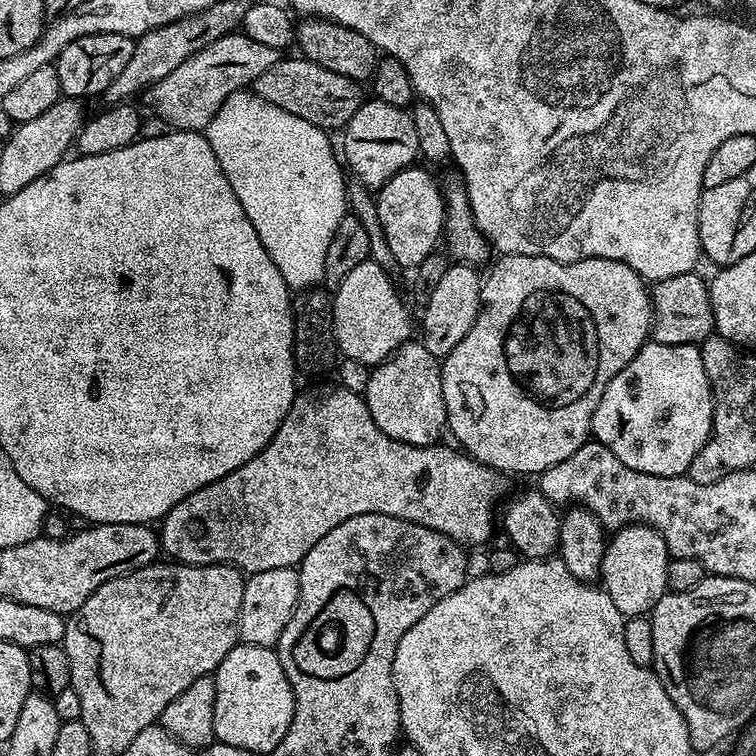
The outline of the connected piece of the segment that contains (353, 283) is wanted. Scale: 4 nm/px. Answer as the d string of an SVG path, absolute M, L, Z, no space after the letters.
M370 259L363 260L361 264L354 266L354 270L350 270L350 274L346 274L340 287L335 289L332 302L332 329L336 335L336 346L341 357L375 366L384 360L389 360L398 349L413 339L412 316L408 313L408 308L404 305L396 285L397 281Z

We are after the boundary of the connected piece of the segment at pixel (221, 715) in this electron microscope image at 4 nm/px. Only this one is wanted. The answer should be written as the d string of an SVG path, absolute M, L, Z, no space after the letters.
M237 643L214 673L214 734L222 744L238 746L253 754L270 754L282 742L294 718L294 694L273 649Z

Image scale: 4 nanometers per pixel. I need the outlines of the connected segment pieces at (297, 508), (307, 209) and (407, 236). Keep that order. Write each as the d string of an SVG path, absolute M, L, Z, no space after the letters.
M339 383L324 384L321 388L316 389L308 388L305 392L303 389L297 395L296 401L290 406L286 418L282 418L282 426L278 426L274 438L270 438L267 446L257 456L250 458L250 462L246 462L238 470L226 474L226 478L220 480L220 488L216 488L216 492L228 492L228 496L244 496L244 500L236 500L236 512L244 512L244 516L240 516L240 524L236 524L236 528L216 528L216 532L224 532L224 540L220 540L220 544L216 544L216 540L212 540L212 544L208 544L208 540L200 540L200 528L184 528L184 508L174 506L174 510L170 510L164 515L162 527L159 529L160 547L167 555L169 552L172 555L169 557L176 562L231 564L232 567L239 568L248 574L262 570L274 570L275 568L296 568L303 560L304 555L312 549L314 542L318 542L318 538L326 538L326 534L330 534L330 530L334 530L334 526L346 522L346 518L354 518L358 514L374 514L375 512L390 514L394 518L402 518L426 526L430 530L438 530L462 546L487 545L487 540L492 536L492 503L503 494L505 477L496 469L486 468L463 451L457 450L455 447L452 448L447 448L444 442L419 448L418 446L410 446L406 442L398 442L394 438L382 434L382 430L378 430L374 418L370 418L370 410L363 395L341 388Z
M251 90L230 94L230 98L218 106L218 114L210 118L206 129L208 146L214 150L214 158L218 158L218 166L222 166L222 174L226 174L230 182L230 190L234 190L238 202L242 202L250 226L258 230L258 238L262 246L266 246L270 262L278 266L278 274L282 274L292 290L315 288L323 281L326 250L330 250L338 222L342 222L349 211L346 172L328 136L325 129L306 122L306 118L298 118L298 114L290 114L290 110L282 110L282 106L274 106L274 102L266 102Z
M427 167L403 168L390 182L386 182L375 193L378 218L385 231L387 245L398 258L404 270L415 270L431 252L437 251L444 230L444 192L436 180L427 172Z

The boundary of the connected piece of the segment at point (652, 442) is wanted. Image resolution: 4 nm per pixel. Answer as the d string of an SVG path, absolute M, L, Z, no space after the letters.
M655 342L645 344L644 349L621 372L614 374L614 378L606 386L606 390L592 415L591 435L595 440L602 446L614 450L615 456L626 466L630 466L630 470L642 470L642 474L658 474L659 476L685 475L690 462L694 462L694 458L698 458L702 446L706 446L711 433L712 391L710 390L710 382L706 378L706 366L702 366L702 354L695 344L657 344Z

